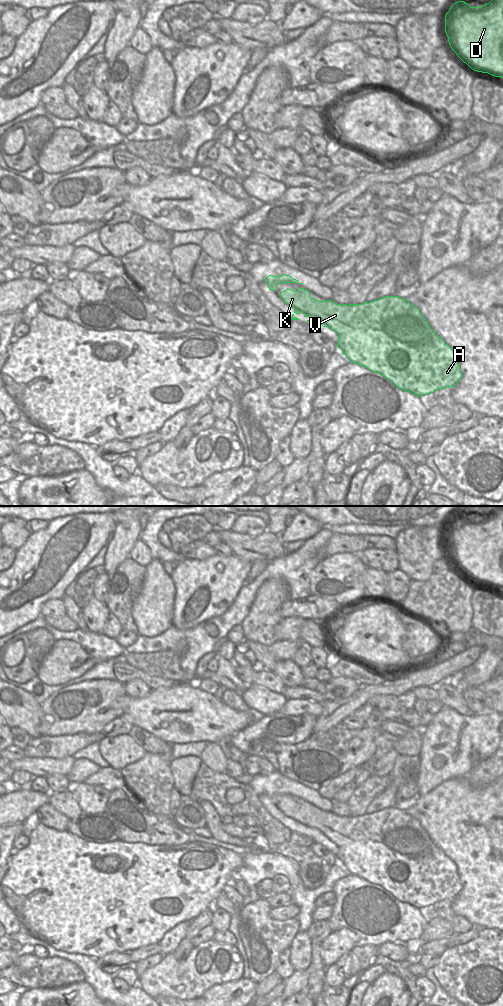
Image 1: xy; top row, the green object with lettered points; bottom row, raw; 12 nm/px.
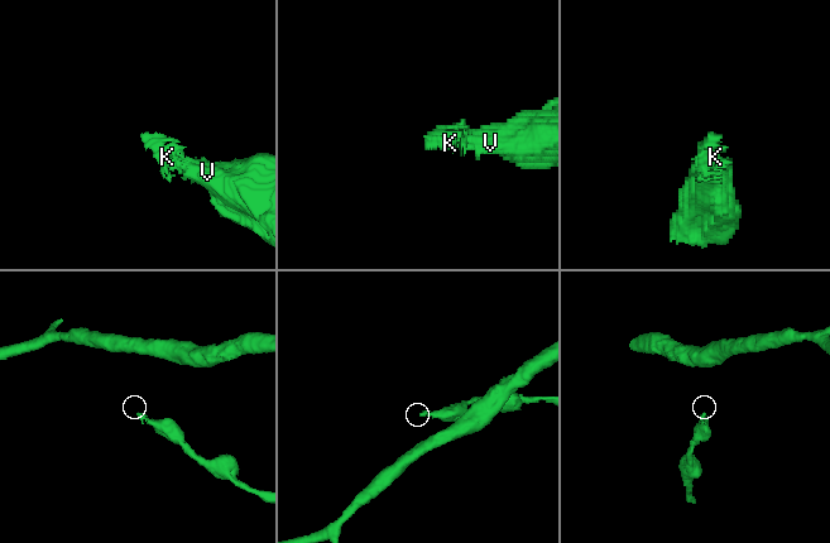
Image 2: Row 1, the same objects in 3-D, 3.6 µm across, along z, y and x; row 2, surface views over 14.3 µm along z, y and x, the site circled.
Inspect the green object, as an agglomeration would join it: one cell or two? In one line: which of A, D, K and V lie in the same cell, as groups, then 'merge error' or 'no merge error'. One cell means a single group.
A D K V | no merge error

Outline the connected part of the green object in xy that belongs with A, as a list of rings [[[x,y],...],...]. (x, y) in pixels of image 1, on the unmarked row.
[[[287,800],[280,804],[284,815],[294,821],[291,832],[299,832],[294,826],[304,826],[307,834],[315,834],[317,839],[329,839],[338,847],[337,859],[352,875],[359,876],[372,884],[377,884],[390,892],[397,900],[408,903],[418,909],[433,905],[439,901],[454,899],[462,890],[456,864],[437,847],[420,822],[407,811],[386,808],[369,815],[337,816],[332,811],[319,813],[310,809],[309,802],[299,800],[296,803]]]

